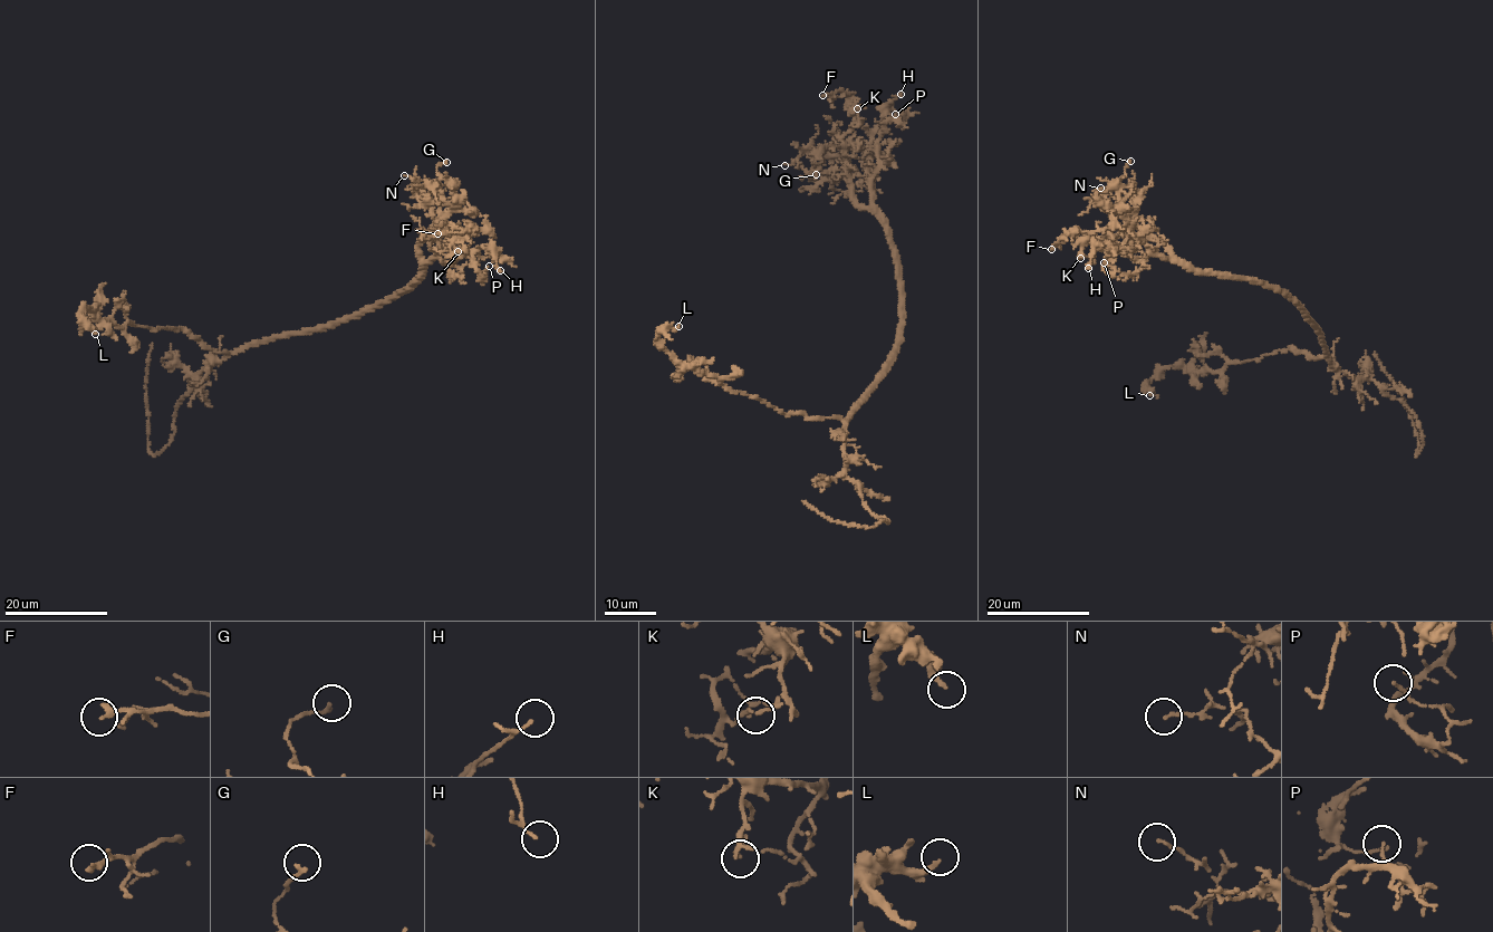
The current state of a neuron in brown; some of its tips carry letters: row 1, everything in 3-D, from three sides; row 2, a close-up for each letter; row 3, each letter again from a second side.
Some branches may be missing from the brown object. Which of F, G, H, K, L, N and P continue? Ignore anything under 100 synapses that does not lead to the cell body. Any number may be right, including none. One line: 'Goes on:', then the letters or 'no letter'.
Goes on: no letter

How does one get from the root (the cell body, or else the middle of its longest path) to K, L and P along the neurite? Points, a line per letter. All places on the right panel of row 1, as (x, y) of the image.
K: (1309, 322), (1282, 290), (1193, 268), (1158, 241), (1119, 234), (1097, 243), (1086, 242), (1080, 258)
L: (1309, 322), (1326, 356), (1310, 358), (1290, 348), (1214, 373), (1168, 368), (1150, 380), (1149, 395)
P: (1309, 322), (1282, 290), (1246, 279), (1155, 255), (1135, 259), (1118, 248), (1104, 267), (1114, 274), (1104, 262)

